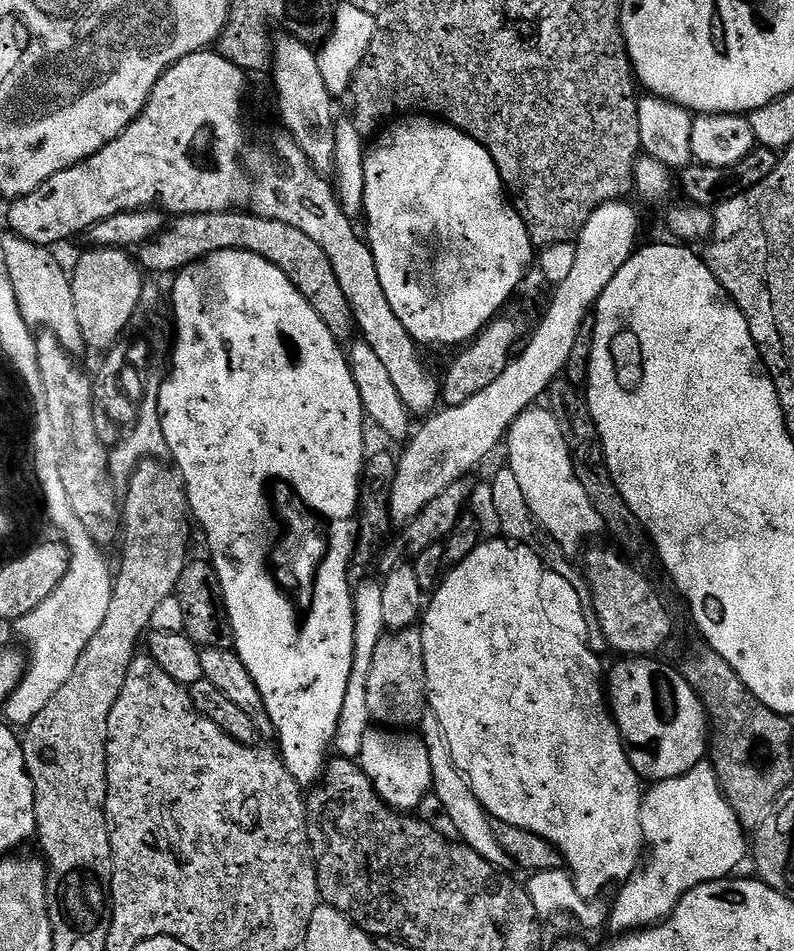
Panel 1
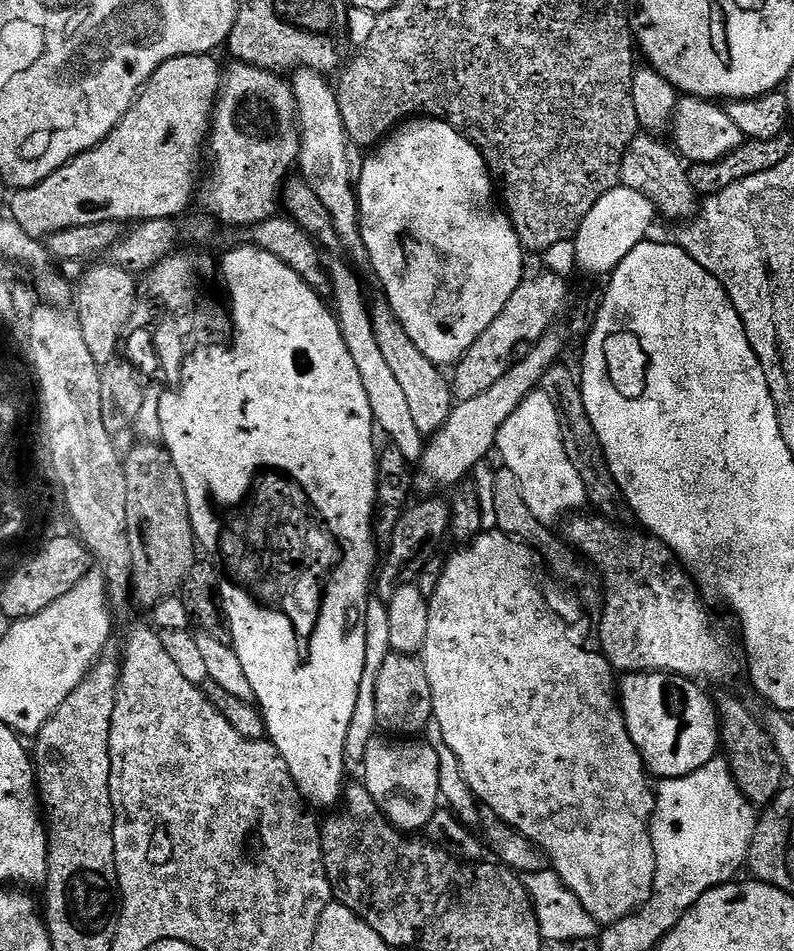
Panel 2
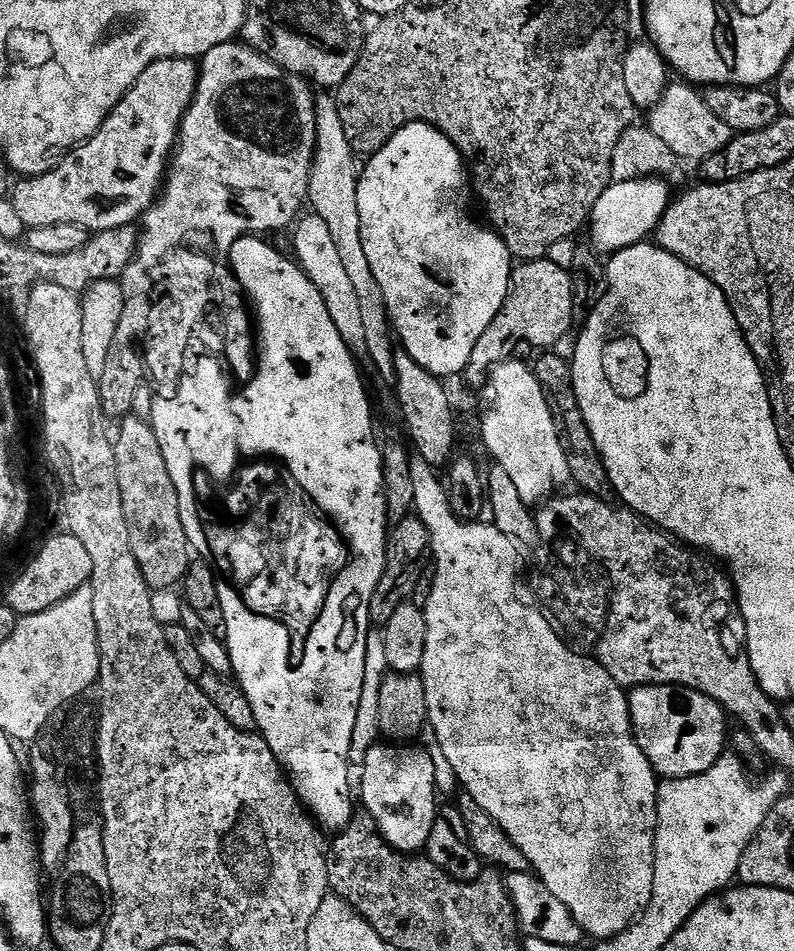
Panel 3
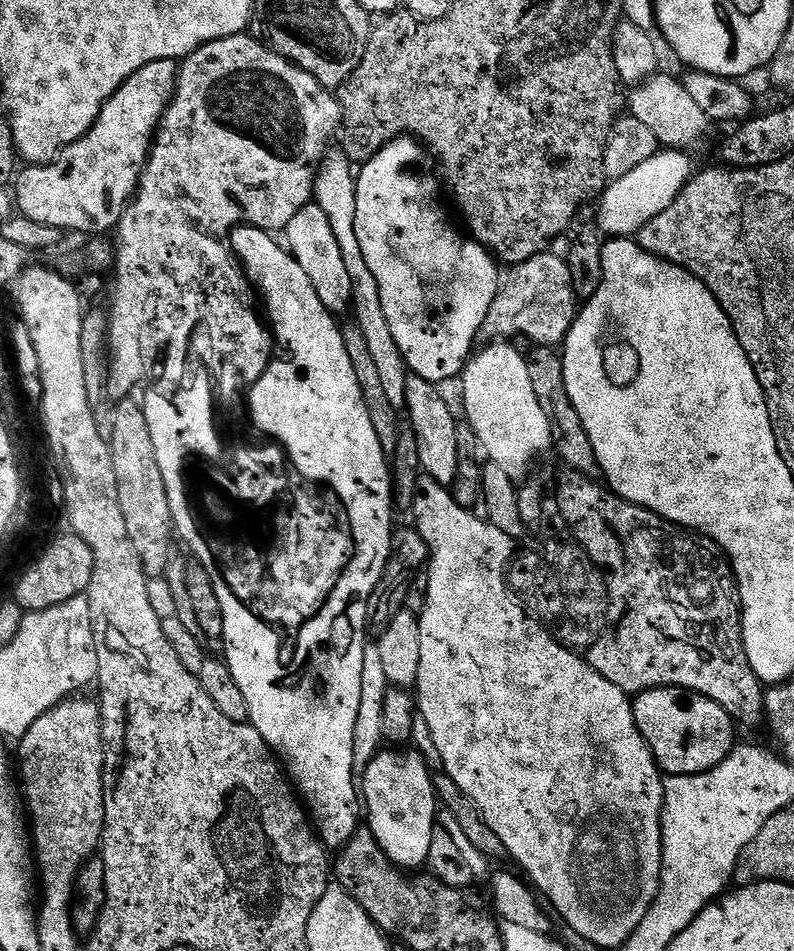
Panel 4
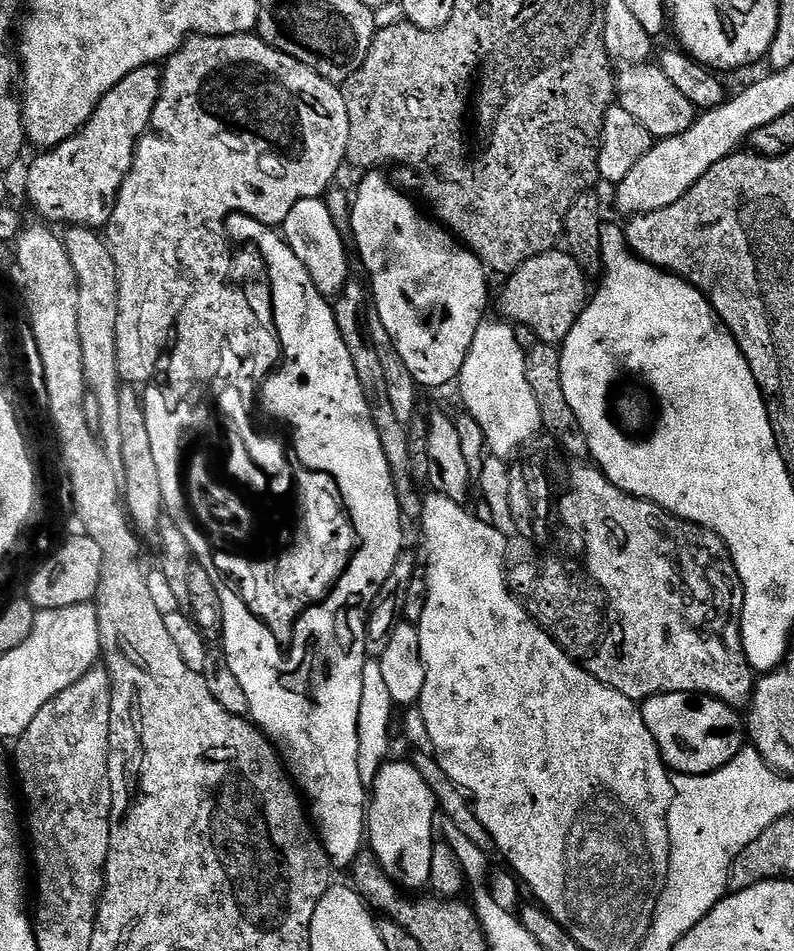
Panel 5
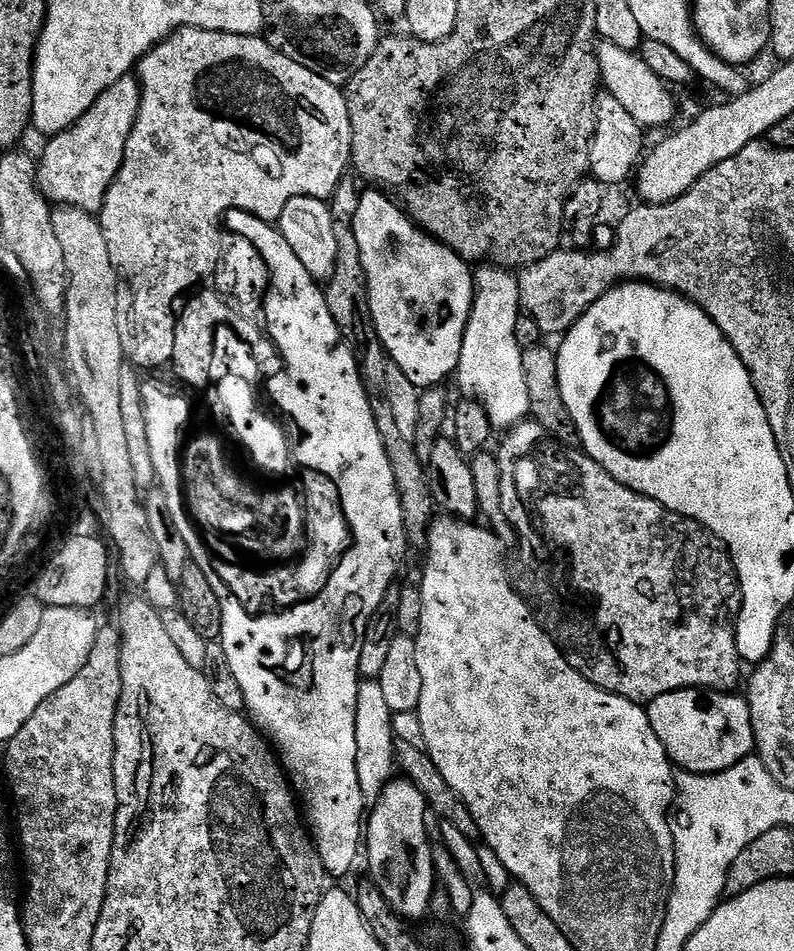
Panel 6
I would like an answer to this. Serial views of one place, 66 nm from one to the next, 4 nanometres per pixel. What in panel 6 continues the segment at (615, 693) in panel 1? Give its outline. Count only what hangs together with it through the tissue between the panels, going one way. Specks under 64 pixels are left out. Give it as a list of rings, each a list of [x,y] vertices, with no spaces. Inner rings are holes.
[[[679,688],[647,701],[646,711],[658,742],[666,750],[668,759],[677,769],[694,772],[698,776],[710,776],[714,772],[725,772],[753,755],[756,735],[750,718],[750,706],[743,695],[735,696],[735,691],[718,692],[710,688]]]

